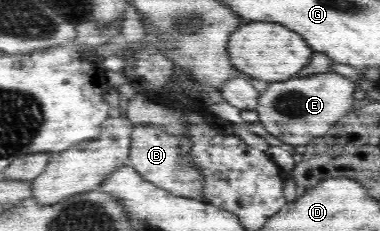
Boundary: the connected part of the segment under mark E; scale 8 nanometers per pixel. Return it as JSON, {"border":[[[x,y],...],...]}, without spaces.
{"border":[[[334,72],[277,81],[271,83],[263,95],[259,95],[259,121],[279,141],[289,145],[305,145],[313,137],[325,135],[335,121],[349,113],[351,105],[359,105],[353,97],[356,90],[356,81]]]}

